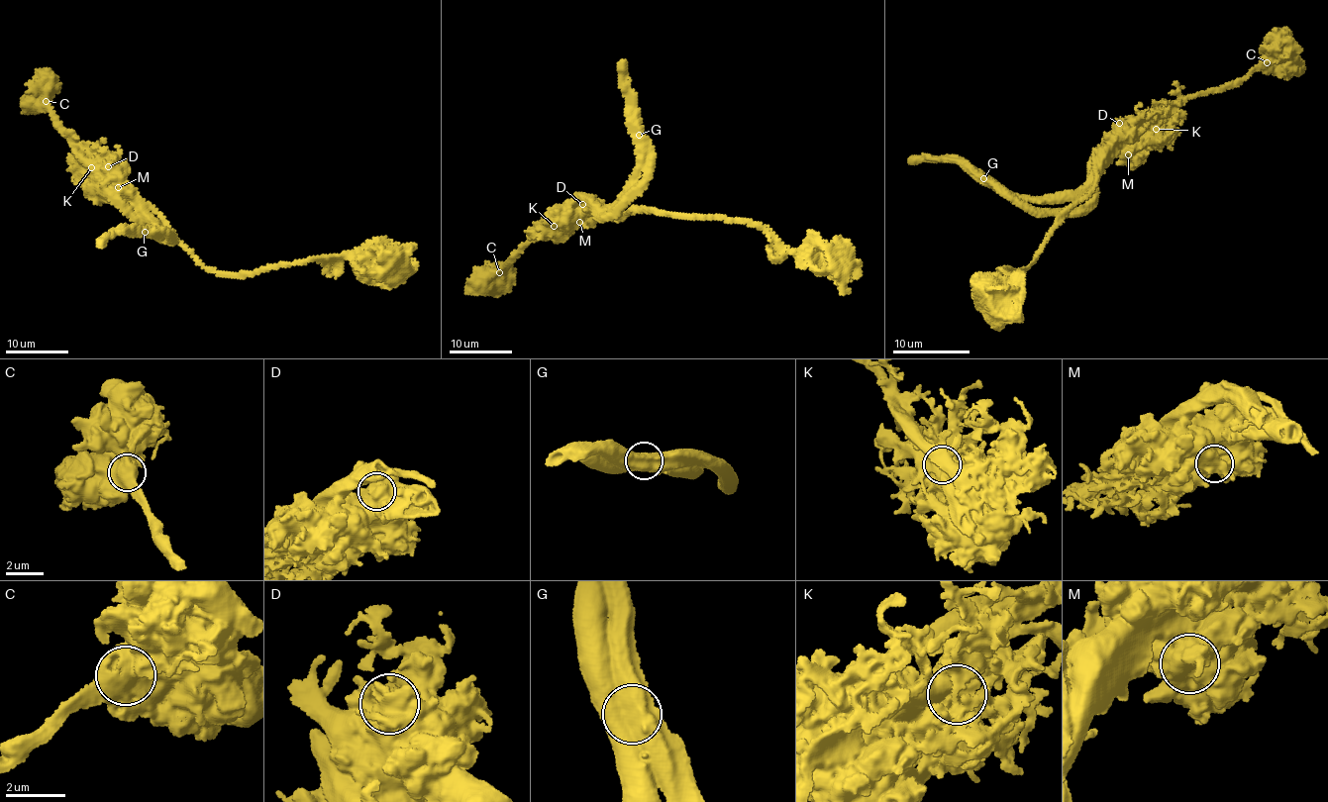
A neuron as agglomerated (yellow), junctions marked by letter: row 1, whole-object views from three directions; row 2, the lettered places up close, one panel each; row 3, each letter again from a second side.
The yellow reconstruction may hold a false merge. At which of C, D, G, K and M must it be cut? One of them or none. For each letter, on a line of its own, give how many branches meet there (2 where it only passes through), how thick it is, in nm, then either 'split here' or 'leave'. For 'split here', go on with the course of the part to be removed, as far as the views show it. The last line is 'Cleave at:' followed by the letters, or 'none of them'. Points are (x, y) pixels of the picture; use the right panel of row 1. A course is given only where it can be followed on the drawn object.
C: 2 | 850 nm | leave
D: 2 | 650 nm | leave
G: 2 | 800 nm | split here | (982, 177), (1027, 204), (1081, 207), (1096, 153), (1092, 188), (1028, 267), (999, 270), (1021, 321)
K: 2 | 900 nm | leave
M: 2 | 650 nm | leave
Cleave at: G

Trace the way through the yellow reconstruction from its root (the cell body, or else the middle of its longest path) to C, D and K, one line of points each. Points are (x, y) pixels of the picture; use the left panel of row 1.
C: (393, 258), (337, 255), (250, 273), (207, 270), (149, 207), (124, 198), (115, 185), (96, 181), (46, 101)
D: (393, 258), (361, 253), (324, 256), (250, 273), (211, 272), (176, 243), (160, 218), (108, 166)
K: (393, 258), (324, 256), (250, 273), (211, 272), (176, 243), (156, 214), (98, 181), (91, 167)

